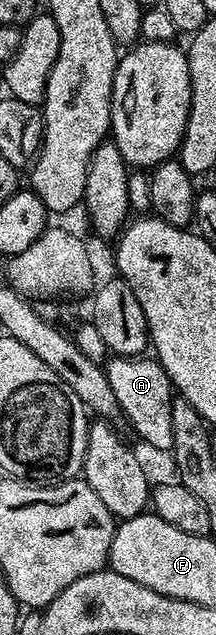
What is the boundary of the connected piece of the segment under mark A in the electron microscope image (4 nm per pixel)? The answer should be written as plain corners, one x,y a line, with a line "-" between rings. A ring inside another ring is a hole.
147,355
137,357
112,356
106,362
109,387
113,387
113,395
117,395
122,416
127,417
135,433
147,445
155,449
170,450
173,443
173,415
171,403
173,386
169,375
159,365
158,360

